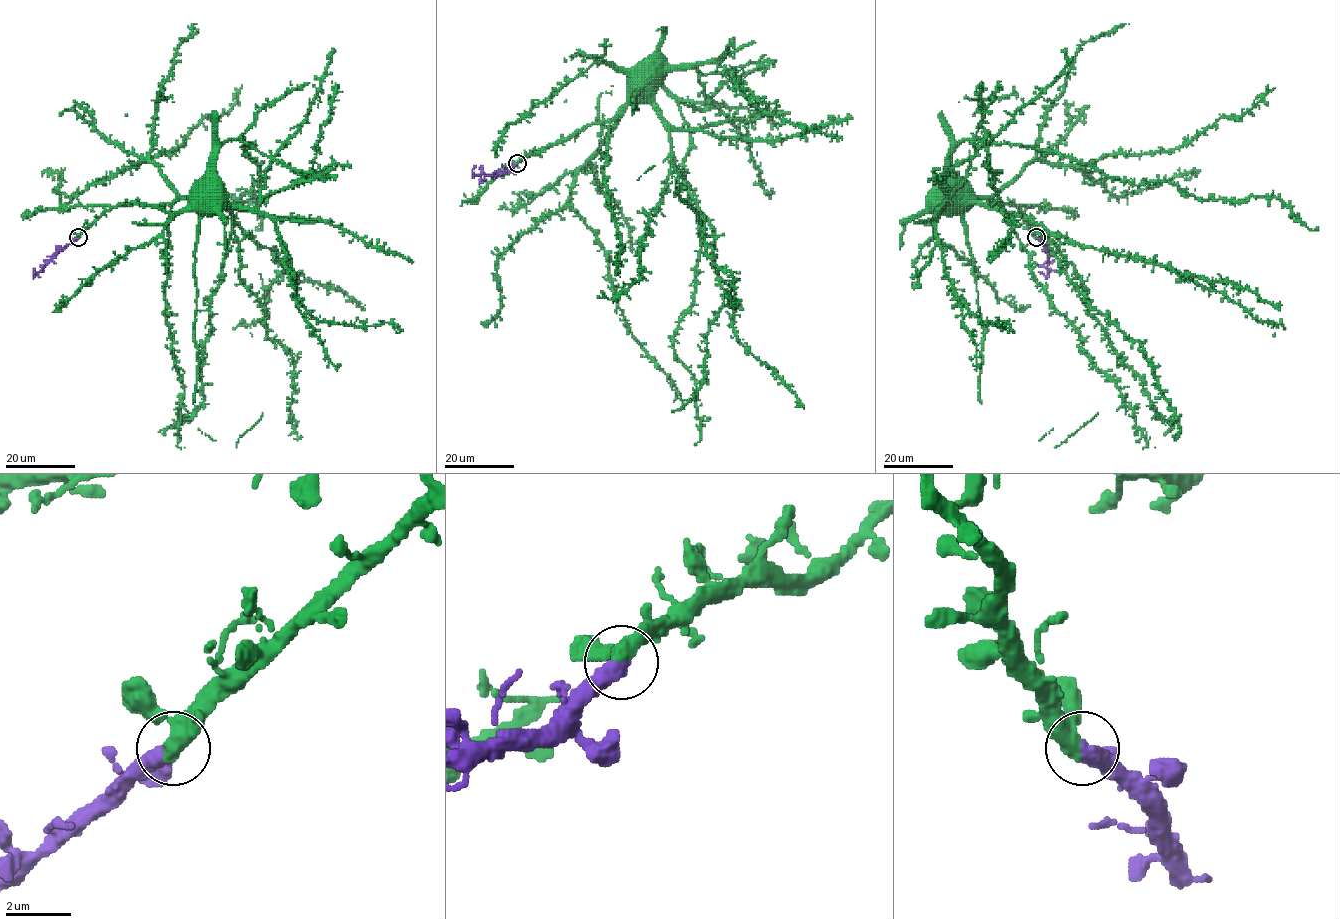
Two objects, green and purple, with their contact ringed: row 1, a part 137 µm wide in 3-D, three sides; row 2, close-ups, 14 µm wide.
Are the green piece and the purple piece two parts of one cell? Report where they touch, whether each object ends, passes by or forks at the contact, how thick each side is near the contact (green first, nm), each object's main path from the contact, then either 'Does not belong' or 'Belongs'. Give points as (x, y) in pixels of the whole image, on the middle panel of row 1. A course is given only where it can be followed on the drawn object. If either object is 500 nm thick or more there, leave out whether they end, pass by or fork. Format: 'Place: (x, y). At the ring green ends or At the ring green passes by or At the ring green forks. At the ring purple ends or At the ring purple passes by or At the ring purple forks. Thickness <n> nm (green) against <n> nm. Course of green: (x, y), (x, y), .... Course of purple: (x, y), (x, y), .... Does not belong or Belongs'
Place: (517, 163). At the ring green passes by. At the ring purple ends. Thickness 360 nm (green) against 480 nm. Course of green: (517, 162), (591, 124), (609, 121), (630, 99), (630, 88), (643, 80). Course of purple: (517, 163), (508, 170), (492, 175), (474, 174), (475, 166). Belongs

